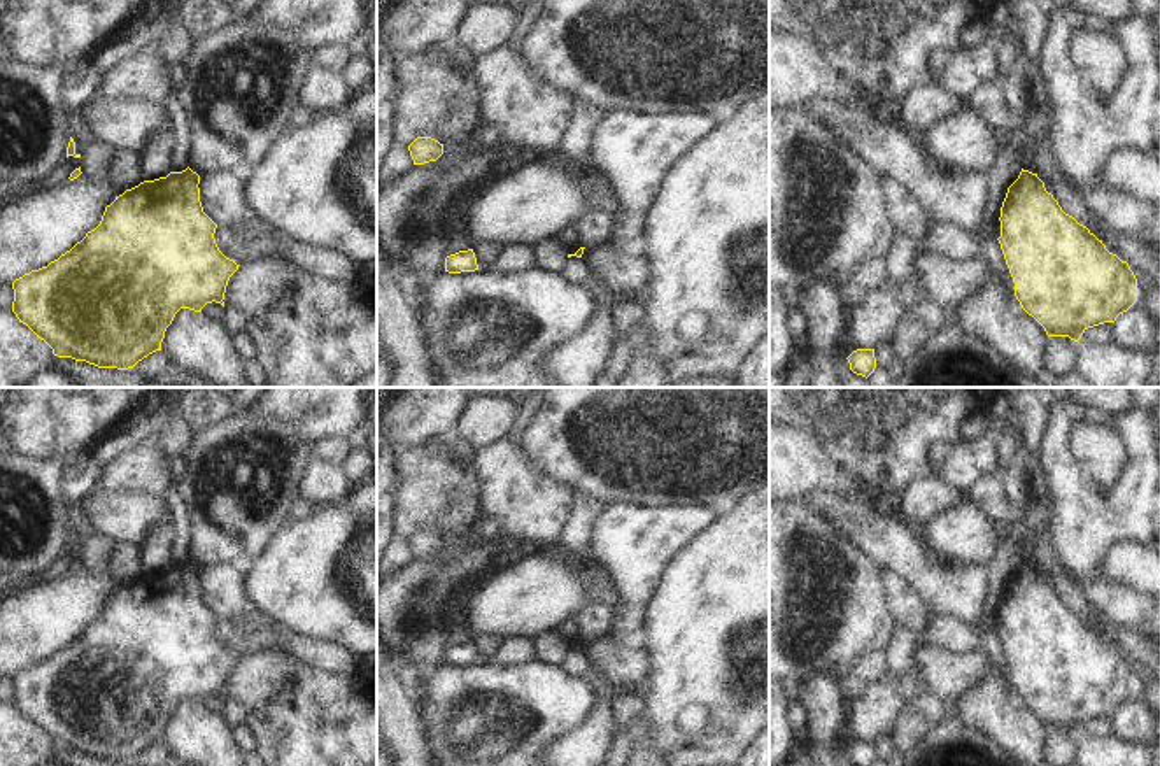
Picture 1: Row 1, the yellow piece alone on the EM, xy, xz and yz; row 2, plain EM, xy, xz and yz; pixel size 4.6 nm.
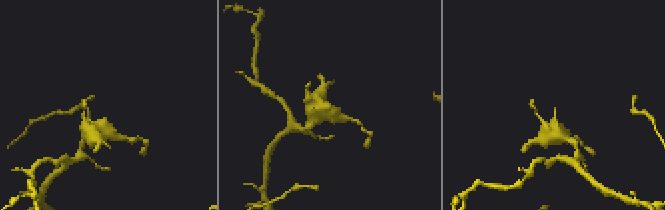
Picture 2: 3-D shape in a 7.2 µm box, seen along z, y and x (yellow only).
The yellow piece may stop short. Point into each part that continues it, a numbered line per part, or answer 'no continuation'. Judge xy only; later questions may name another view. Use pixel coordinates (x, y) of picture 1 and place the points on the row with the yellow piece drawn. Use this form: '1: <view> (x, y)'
no continuation

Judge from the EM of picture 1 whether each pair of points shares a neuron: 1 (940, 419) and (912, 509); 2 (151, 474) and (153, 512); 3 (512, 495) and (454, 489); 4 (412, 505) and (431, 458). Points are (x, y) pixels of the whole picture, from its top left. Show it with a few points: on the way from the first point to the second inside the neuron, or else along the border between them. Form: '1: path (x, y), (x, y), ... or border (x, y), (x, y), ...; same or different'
1: border (929, 475), (913, 481), (901, 493); different
2: border (113, 489), (163, 498); different
3: border (465, 461), (479, 484), (480, 514); different
4: path (424, 493), (431, 486), (431, 470); same

